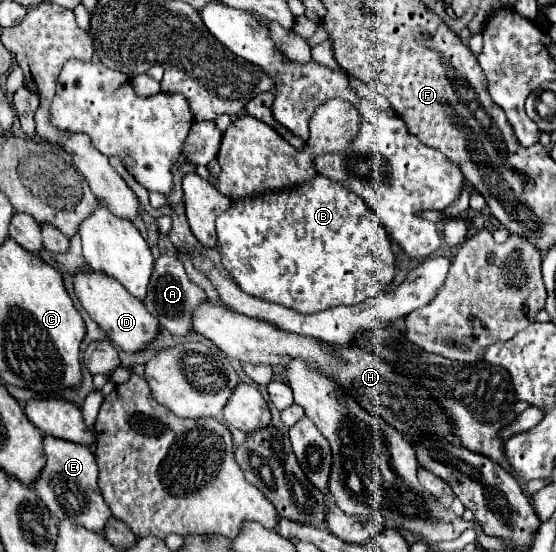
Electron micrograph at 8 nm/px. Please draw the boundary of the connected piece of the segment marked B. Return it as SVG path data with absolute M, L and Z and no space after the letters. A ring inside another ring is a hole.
M316 175L312 181L292 189L232 201L228 211L218 215L216 233L224 269L248 295L280 303L300 313L362 303L380 295L396 273L392 243L388 241L384 223L376 219L376 211L368 211L368 205L358 195L352 195L332 179L324 179L324 175Z

